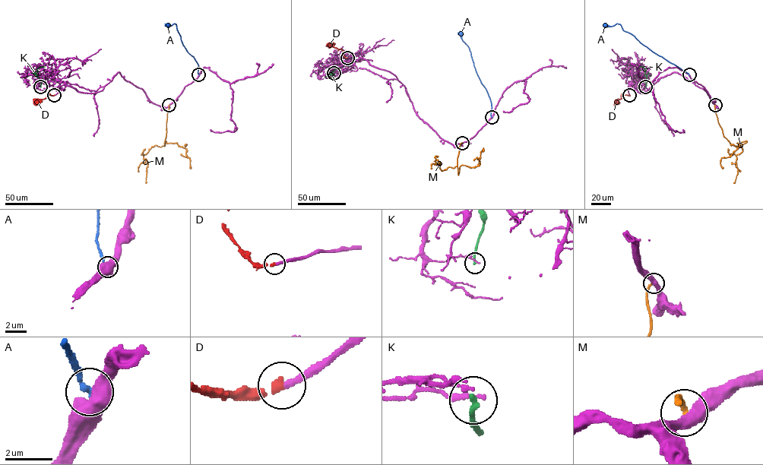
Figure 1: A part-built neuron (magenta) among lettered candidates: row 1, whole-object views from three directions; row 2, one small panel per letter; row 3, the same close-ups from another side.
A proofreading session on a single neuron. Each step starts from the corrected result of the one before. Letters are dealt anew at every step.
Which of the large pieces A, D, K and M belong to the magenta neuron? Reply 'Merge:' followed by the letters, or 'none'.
Merge: D

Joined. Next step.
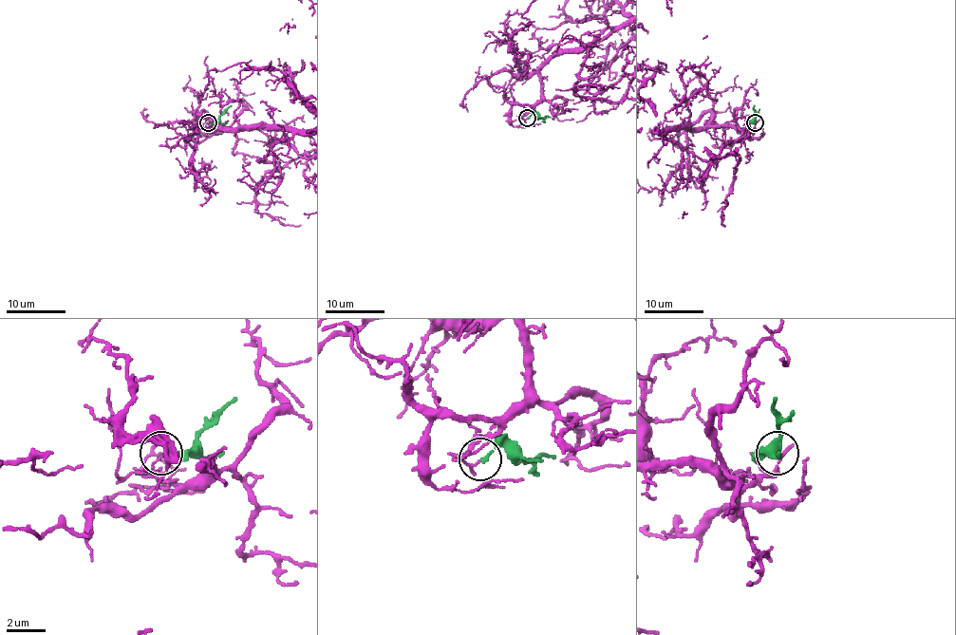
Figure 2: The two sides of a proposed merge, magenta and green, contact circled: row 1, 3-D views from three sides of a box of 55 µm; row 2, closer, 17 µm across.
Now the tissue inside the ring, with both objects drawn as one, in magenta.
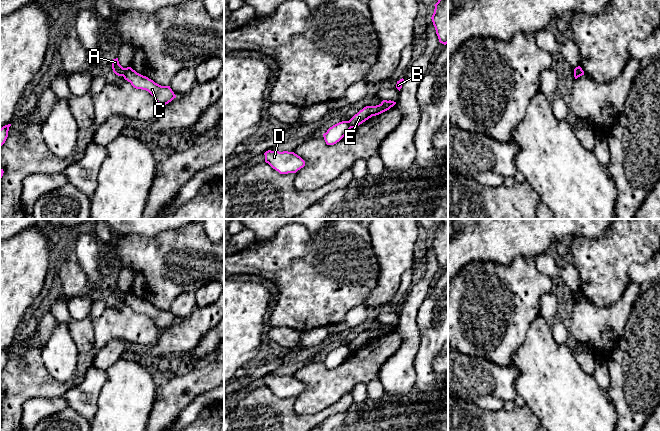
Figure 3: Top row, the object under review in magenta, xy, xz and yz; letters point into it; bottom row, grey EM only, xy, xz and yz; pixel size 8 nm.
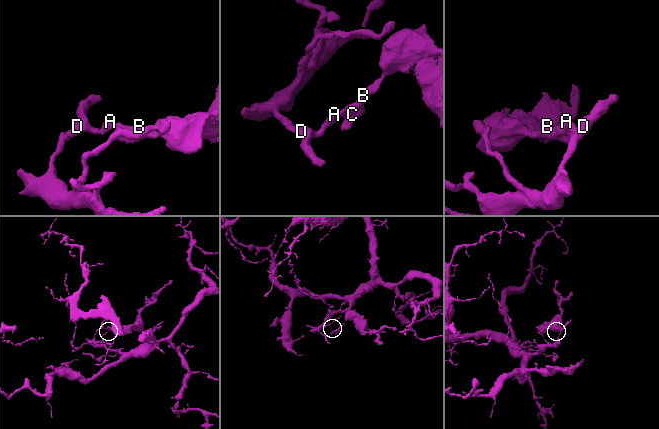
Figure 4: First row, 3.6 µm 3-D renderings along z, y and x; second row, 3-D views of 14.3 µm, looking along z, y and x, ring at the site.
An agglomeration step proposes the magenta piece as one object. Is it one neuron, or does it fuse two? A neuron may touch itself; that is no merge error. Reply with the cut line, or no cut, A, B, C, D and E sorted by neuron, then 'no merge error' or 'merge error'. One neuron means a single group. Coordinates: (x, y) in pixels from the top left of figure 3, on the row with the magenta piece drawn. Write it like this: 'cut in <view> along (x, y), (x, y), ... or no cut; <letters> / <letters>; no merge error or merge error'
cut in xy along (126, 68), (123, 76); A D / B C E; merge error

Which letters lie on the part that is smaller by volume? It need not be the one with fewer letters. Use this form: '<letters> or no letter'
B, C, E

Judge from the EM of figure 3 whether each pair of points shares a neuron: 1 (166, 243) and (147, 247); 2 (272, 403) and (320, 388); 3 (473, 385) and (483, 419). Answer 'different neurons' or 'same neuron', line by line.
1: same neuron
2: different neurons
3: different neurons

